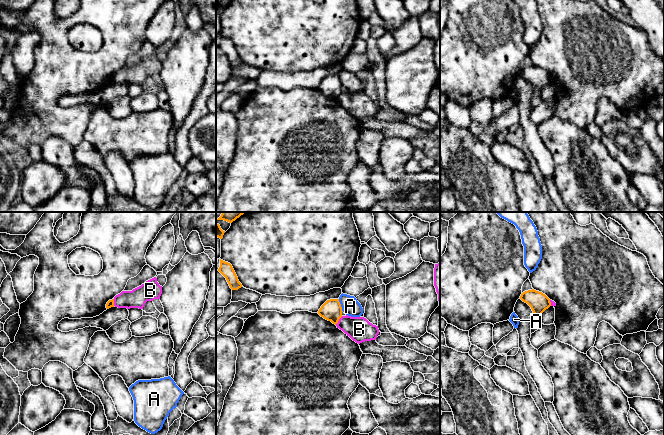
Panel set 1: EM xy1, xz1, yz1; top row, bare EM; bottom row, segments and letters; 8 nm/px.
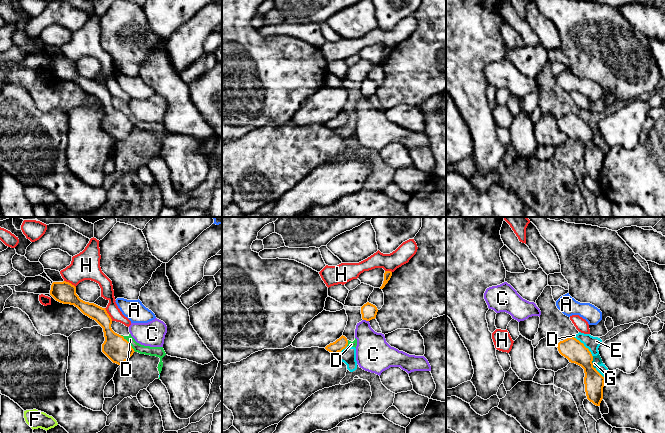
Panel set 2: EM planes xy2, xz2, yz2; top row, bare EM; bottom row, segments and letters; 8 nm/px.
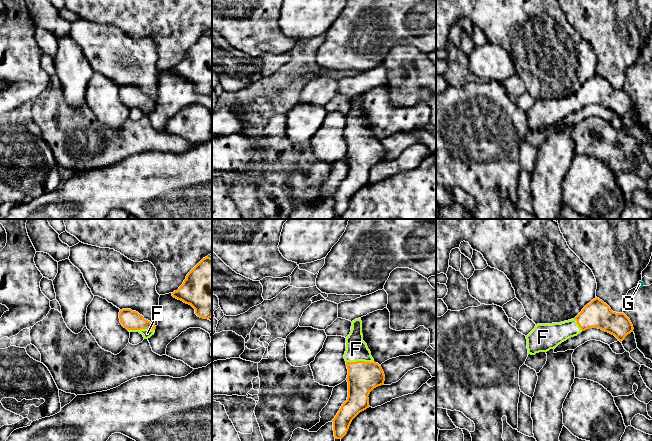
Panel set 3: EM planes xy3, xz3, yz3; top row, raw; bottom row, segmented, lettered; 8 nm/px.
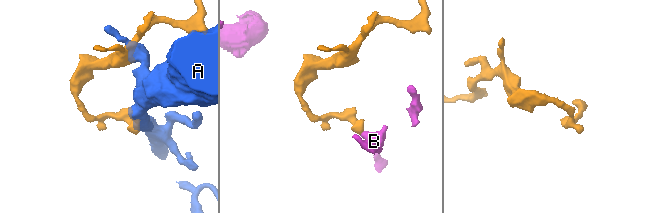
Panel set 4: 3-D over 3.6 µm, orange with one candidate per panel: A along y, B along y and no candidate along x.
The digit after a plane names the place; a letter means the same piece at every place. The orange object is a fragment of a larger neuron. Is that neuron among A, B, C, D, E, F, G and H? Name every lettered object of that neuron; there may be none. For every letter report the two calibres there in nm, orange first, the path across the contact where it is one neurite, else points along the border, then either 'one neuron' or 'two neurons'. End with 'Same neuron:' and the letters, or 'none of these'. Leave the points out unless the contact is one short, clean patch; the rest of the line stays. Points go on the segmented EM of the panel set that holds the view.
A: 170 nm thick on the orange side, 140 nm on the other; border along xz1 (338, 299), (343, 311); two neurons
B: 170 nm thick on the orange side, 200 nm on the other; border along xz1 (342, 316), (335, 324); two neurons
C: 130 nm thick on the orange side, 260 nm on the other; border along xz2 (363, 319), (368, 321); two neurons
D: 200 nm thick on the orange side, 80 nm on the other; border along xy2 (120, 335), (135, 351); two neurons
E: 170 nm thick on the orange side, 110 nm on the other; two neurons
F: 240 nm thick on the orange side, 180 nm on the other; runs through xz3 (363, 377), (359, 361), (356, 349); one neuron
G: 170 nm thick on the orange side, 70 nm on the other; border along yz2 (592, 356), (592, 365), (595, 368); two neurons
H: 170 nm thick on the orange side, 110 nm on the other; two neurons
Same neuron: F

